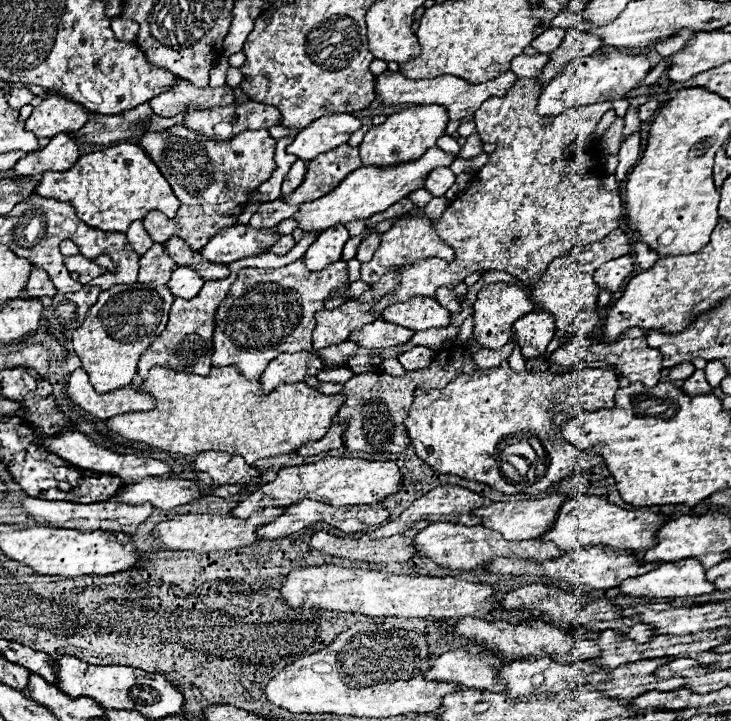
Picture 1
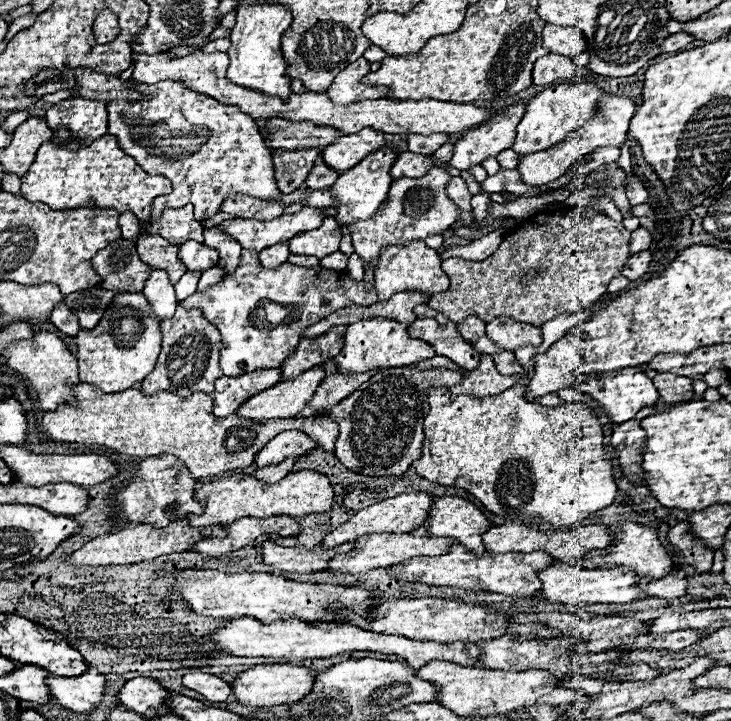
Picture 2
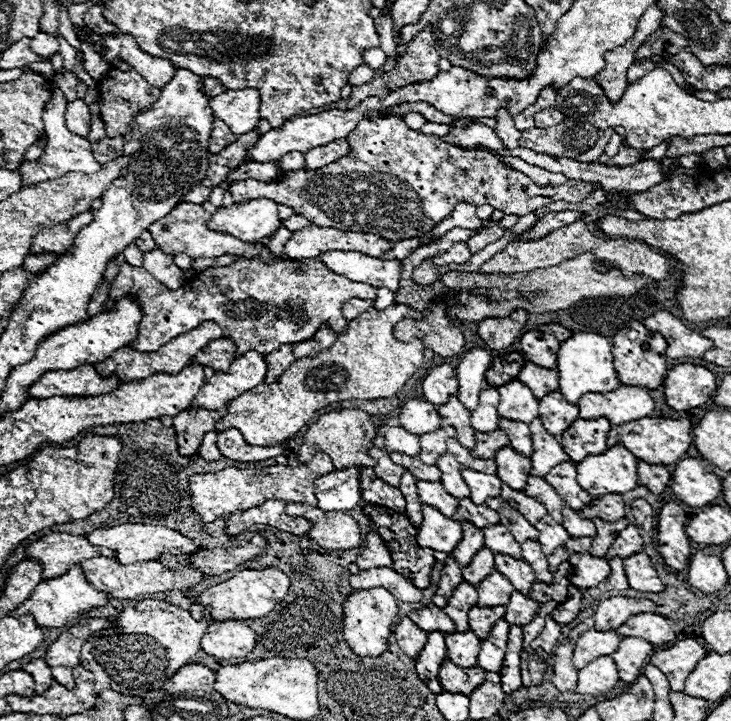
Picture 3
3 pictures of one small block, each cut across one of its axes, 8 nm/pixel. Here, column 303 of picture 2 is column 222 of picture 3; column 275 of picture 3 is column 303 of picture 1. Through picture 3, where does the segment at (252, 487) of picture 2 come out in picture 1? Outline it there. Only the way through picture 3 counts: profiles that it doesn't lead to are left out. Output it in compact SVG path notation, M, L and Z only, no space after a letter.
M328 456L316 464L282 468L278 472L276 480L262 484L244 502L240 502L230 514L234 518L250 518L254 512L262 512L264 508L270 508L270 506L286 508L304 498L334 504L334 506L376 504L384 496L398 492L400 484L402 484L402 474L398 472L398 466L394 462L388 462L388 460L386 462L370 462L370 460L360 460L360 458Z

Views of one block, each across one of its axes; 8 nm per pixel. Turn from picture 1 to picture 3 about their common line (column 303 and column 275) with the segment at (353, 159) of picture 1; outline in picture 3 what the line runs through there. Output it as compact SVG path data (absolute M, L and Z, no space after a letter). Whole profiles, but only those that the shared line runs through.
M390 116L390 118L378 118L378 120L360 120L356 130L348 136L352 154L344 156L342 160L336 160L334 164L328 164L320 170L296 170L296 172L284 172L284 178L278 182L258 182L258 180L236 180L228 186L234 202L246 204L250 200L268 198L276 204L286 204L294 208L298 214L306 216L312 224L322 224L330 228L338 228L342 232L372 232L376 236L382 236L386 240L408 240L428 234L442 222L460 200L468 200L474 206L490 204L496 210L502 210L506 214L518 214L526 216L528 212L534 212L550 202L578 202L584 200L592 188L600 188L600 184L582 182L582 180L568 180L562 186L556 188L542 188L536 186L528 176L522 172L504 166L496 156L480 150L460 150L452 144L442 142L434 134L420 134L418 130L412 130L406 126L402 116Z

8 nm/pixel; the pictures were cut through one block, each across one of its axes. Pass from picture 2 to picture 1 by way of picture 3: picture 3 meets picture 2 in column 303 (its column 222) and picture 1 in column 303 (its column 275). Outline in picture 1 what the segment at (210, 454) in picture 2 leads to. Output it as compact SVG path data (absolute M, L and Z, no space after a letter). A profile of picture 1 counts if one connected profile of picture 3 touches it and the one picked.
M154 366L138 388L154 396L156 406L150 412L128 412L110 418L106 426L114 434L176 454L206 450L238 454L248 464L294 452L302 444L322 438L332 426L332 416L344 404L342 394L328 396L304 382L280 384L274 392L262 396L258 380L246 380L234 366L212 368L208 376Z

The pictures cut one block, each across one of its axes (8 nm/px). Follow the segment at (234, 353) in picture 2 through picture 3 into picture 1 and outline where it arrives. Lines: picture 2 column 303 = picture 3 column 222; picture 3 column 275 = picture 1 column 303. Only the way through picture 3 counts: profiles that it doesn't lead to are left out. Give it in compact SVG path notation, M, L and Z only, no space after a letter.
M302 260L276 270L242 268L216 312L212 364L218 368L236 366L246 380L256 380L266 370L266 364L282 352L302 352L302 348L314 352L314 314L324 310L328 296L352 298L348 266L342 260L320 272L308 272Z

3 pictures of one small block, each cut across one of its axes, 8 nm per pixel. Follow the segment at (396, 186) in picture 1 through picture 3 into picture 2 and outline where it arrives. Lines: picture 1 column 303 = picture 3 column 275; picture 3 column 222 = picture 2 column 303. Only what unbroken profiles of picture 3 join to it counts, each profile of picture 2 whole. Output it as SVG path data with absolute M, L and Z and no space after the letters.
M304 206L300 212L282 214L272 220L250 220L250 218L232 218L222 222L224 232L234 236L248 250L264 250L280 242L288 242L296 234L310 232L322 226L324 208Z

